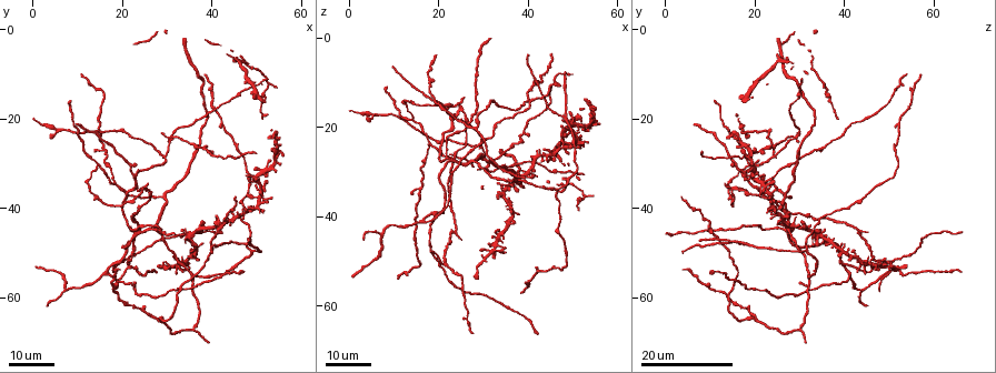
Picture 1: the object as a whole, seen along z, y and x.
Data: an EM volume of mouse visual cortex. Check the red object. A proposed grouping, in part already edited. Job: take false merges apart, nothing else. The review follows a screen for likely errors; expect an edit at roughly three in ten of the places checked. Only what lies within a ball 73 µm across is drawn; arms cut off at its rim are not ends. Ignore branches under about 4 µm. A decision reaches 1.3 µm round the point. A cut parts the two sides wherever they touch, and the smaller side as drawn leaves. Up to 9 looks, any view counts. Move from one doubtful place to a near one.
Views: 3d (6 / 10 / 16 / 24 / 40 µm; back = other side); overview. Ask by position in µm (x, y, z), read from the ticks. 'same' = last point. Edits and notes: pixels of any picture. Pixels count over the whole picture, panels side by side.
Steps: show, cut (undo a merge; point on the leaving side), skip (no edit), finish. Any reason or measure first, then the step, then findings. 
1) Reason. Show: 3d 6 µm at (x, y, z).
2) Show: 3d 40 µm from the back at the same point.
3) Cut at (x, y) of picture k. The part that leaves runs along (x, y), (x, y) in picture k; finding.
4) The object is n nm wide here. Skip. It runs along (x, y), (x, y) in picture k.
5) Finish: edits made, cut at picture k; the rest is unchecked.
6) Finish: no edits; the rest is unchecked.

A fork. Show: 3d 16 µm at (31.0, 23.5, 28.0).

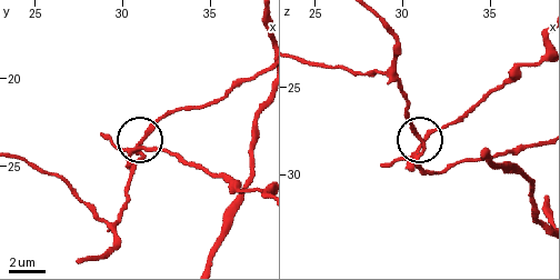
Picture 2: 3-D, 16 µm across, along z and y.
Show: 3d 10 µm at the same point.

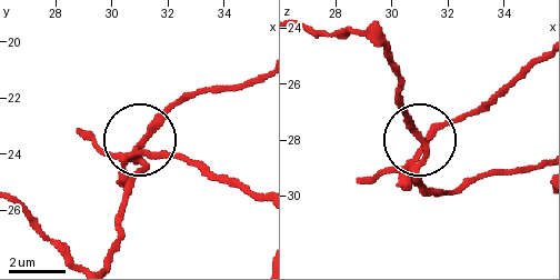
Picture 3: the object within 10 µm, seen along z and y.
The object is 200 nm wide here. Cut at (94, 139) of picture 3. The part that leaves runs along (130, 159), (171, 151), (257, 192) in picture 3; a second neuron is stuck on.

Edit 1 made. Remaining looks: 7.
Redraw. Show: overview.

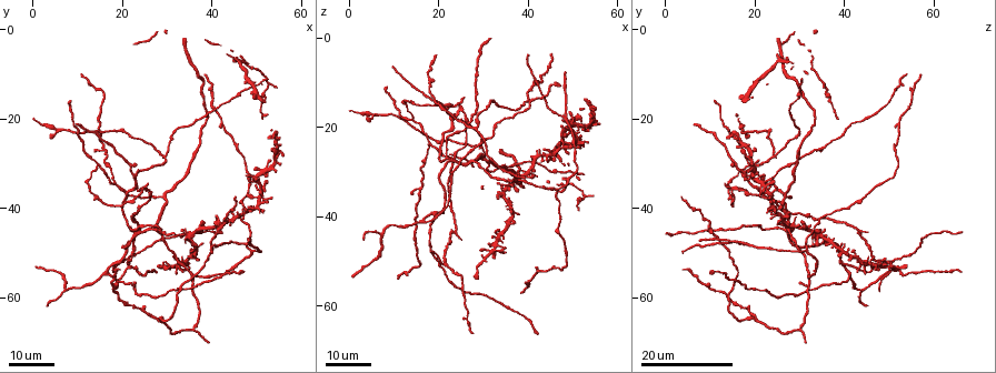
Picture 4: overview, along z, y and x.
Four-way junction. Show: 3d 24 µm at (23.0, 33.0, 17.0).

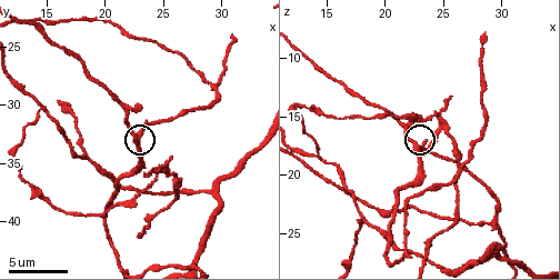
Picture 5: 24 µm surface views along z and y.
Show: 3d 6 µm at (22.6, 32.6, 17.4).

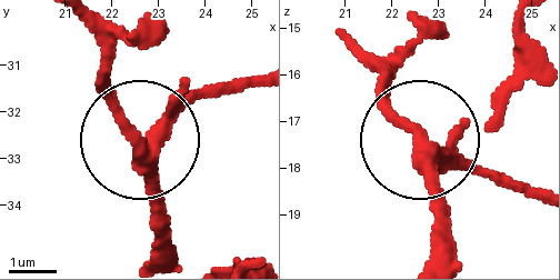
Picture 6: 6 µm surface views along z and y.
Skip. It runs along (154, 257), (154, 166), (87, 26) in picture 6; one neuron here.

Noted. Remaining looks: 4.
Branch point. Show: 3d 6 µm at (18.2, 34.2, 24.0).

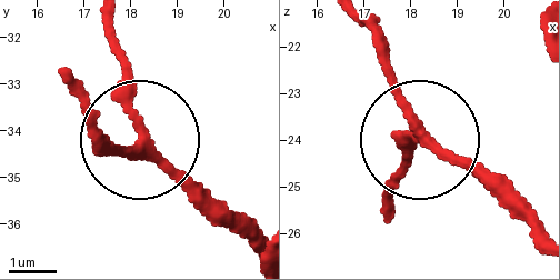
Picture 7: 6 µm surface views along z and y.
Skip. It runs along (84, 102), (120, 150), (140, 138), (109, 19) in picture 7; one neuron here.

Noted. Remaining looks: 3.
Three arms meet. Show: 3d 10 µm at (29.2, 28.2, 24.2).

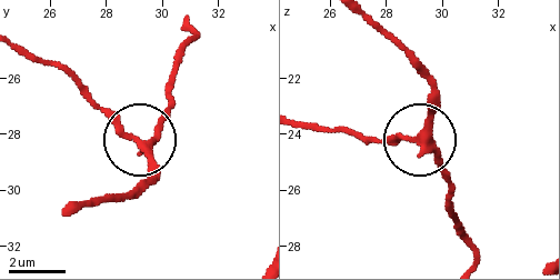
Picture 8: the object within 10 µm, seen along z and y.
3 arms meet here. Skip. It runs along (372, 21), (428, 86), (430, 129), (416, 143), (353, 136) in picture 8; all the same neuron.

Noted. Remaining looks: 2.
Three-way junction. Show: 3d 24 µm at (22.5, 46.0, 27.5).

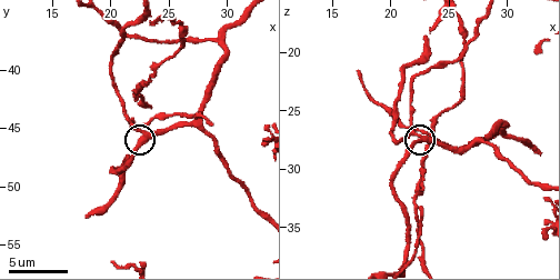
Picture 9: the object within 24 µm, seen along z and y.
Zoom in. Show: 3d 6 µm at (22.6, 45.8, 27.2).

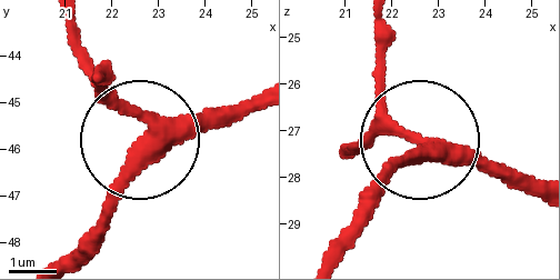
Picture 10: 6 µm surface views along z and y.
The object is 360 nm wide here. Skip. One neuron here.

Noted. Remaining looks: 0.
Finish: edits made, cut at picture 3; the rest is unchecked.

